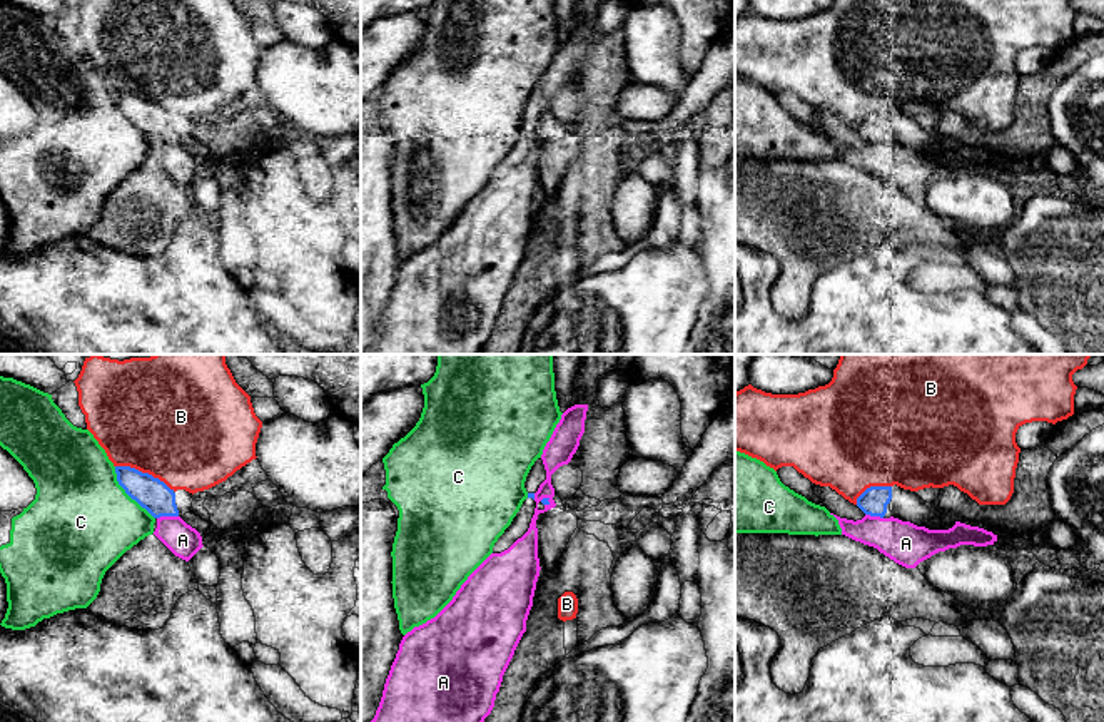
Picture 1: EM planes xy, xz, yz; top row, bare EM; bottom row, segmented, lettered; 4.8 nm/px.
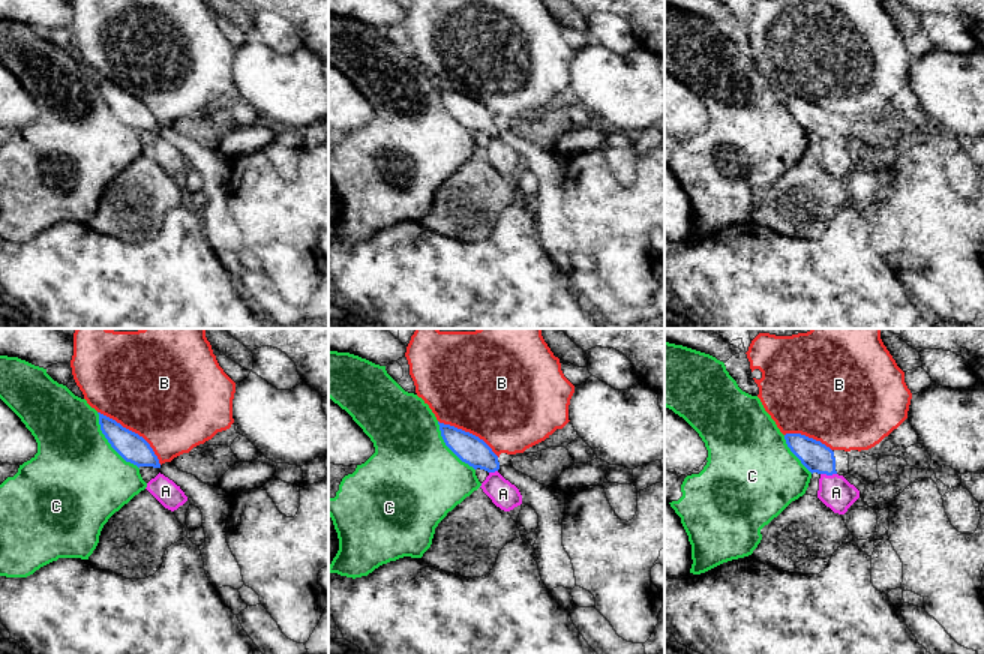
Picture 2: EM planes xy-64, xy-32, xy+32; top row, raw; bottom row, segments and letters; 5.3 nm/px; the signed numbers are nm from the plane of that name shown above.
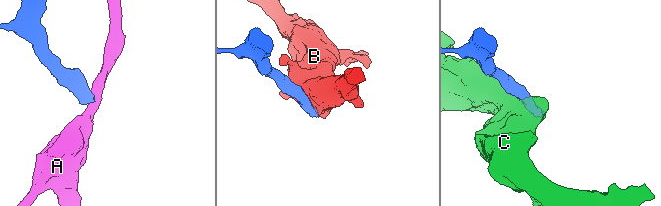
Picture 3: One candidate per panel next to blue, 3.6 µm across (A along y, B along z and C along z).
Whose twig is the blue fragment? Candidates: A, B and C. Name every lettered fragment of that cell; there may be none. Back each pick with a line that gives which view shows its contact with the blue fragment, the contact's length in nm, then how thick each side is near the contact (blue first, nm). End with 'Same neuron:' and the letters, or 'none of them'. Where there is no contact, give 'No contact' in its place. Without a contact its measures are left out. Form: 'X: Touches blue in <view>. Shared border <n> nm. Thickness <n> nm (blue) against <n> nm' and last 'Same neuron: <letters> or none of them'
Same neuron: none of them

